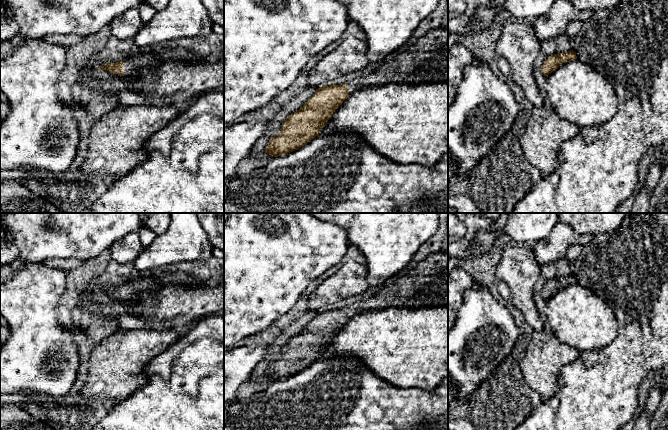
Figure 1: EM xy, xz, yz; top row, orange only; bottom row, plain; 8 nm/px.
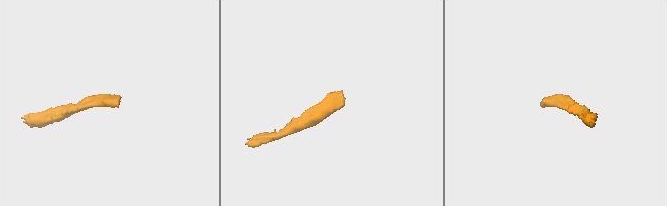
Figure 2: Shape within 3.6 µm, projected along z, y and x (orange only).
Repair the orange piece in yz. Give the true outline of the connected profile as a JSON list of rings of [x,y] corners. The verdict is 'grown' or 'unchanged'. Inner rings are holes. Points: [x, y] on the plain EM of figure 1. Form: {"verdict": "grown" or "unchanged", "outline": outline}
{"verdict": "grown", "outline": [[[565,257],[553,263],[541,265],[541,274],[535,284],[534,301],[539,313],[543,313],[547,300],[562,287],[576,284],[570,261]]]}

